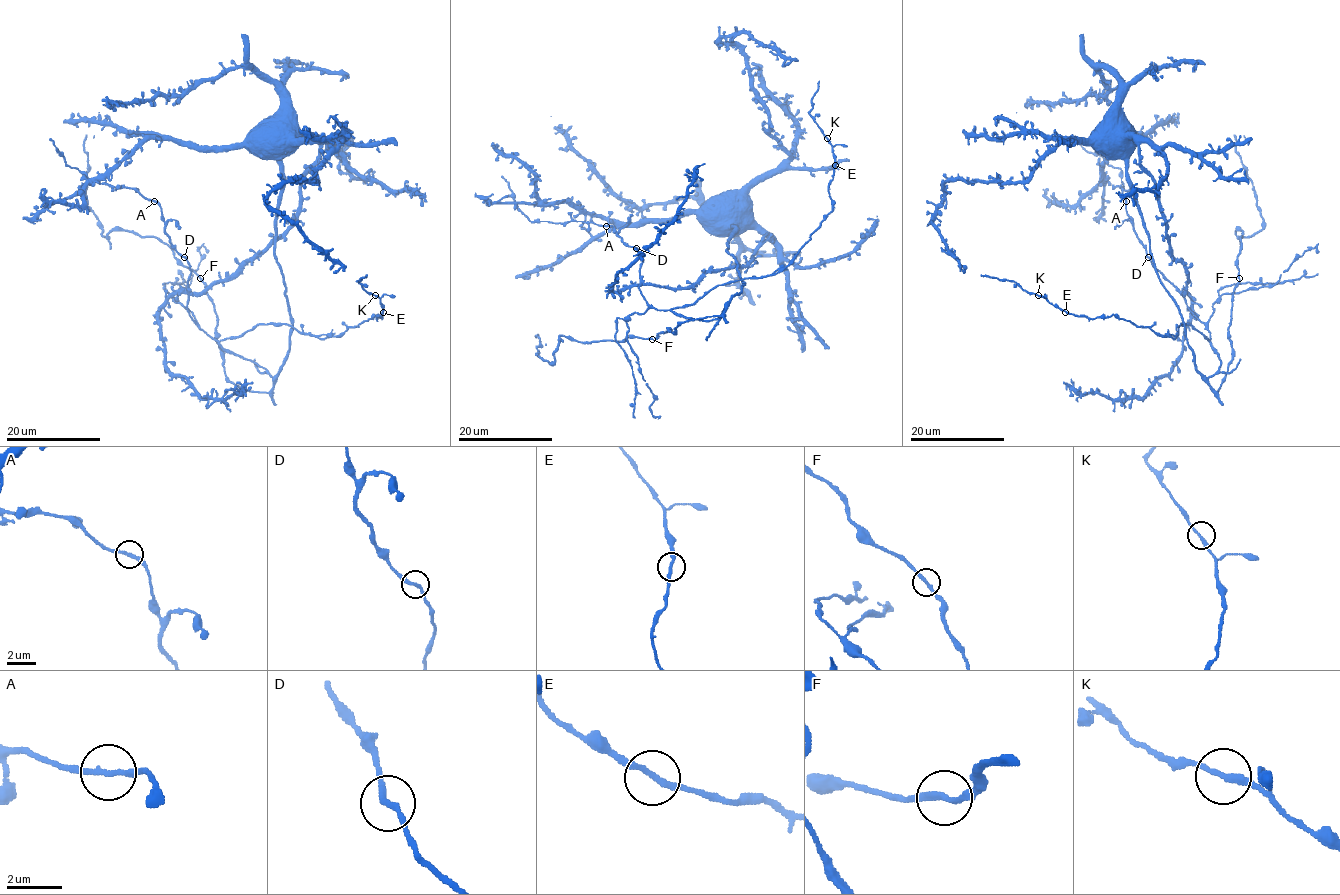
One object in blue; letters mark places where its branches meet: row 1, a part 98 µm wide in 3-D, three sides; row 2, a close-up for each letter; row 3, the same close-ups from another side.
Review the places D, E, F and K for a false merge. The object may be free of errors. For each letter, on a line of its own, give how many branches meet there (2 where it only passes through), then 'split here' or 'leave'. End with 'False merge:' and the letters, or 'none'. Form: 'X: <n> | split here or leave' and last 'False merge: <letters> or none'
D: 2 | leave
E: 2 | leave
F: 2 | leave
K: 2 | leave
False merge: none

